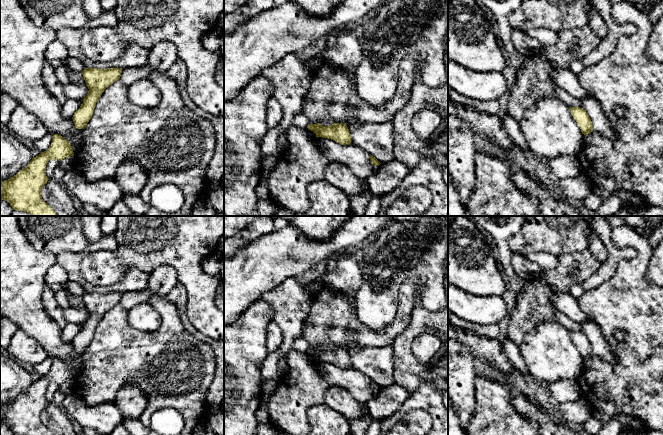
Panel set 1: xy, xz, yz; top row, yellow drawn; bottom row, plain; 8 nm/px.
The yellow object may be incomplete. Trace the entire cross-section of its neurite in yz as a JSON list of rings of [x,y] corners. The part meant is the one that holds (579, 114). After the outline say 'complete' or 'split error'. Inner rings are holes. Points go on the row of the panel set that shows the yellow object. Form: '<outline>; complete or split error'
[[[570,107],[570,110],[573,118],[579,125],[582,134],[590,134],[593,131],[593,125],[586,111],[580,107]]]; complete

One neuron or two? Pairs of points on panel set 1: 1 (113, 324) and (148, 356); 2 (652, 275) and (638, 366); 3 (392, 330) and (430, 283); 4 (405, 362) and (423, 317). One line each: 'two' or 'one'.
1: one
2: two
3: one
4: one

